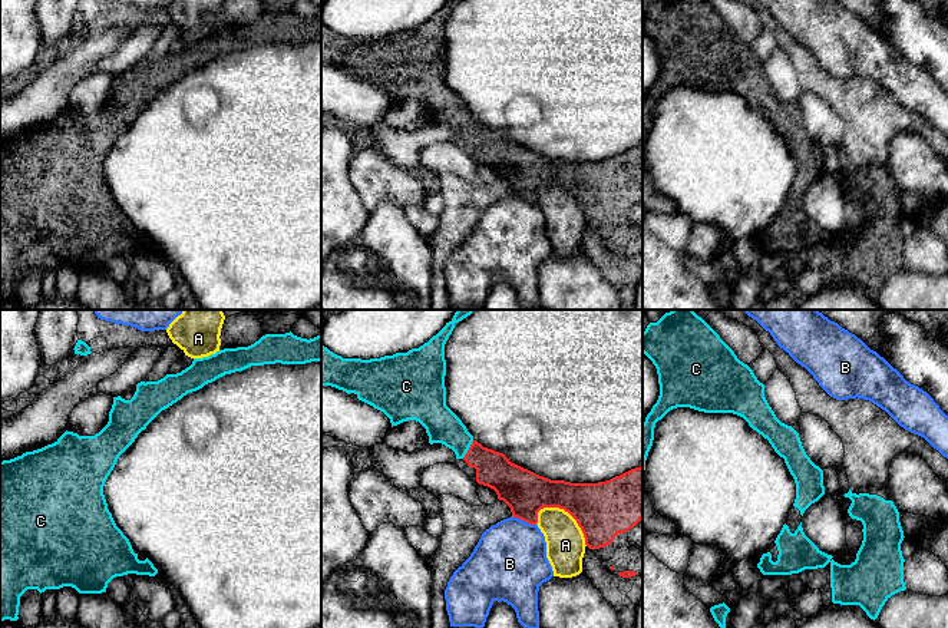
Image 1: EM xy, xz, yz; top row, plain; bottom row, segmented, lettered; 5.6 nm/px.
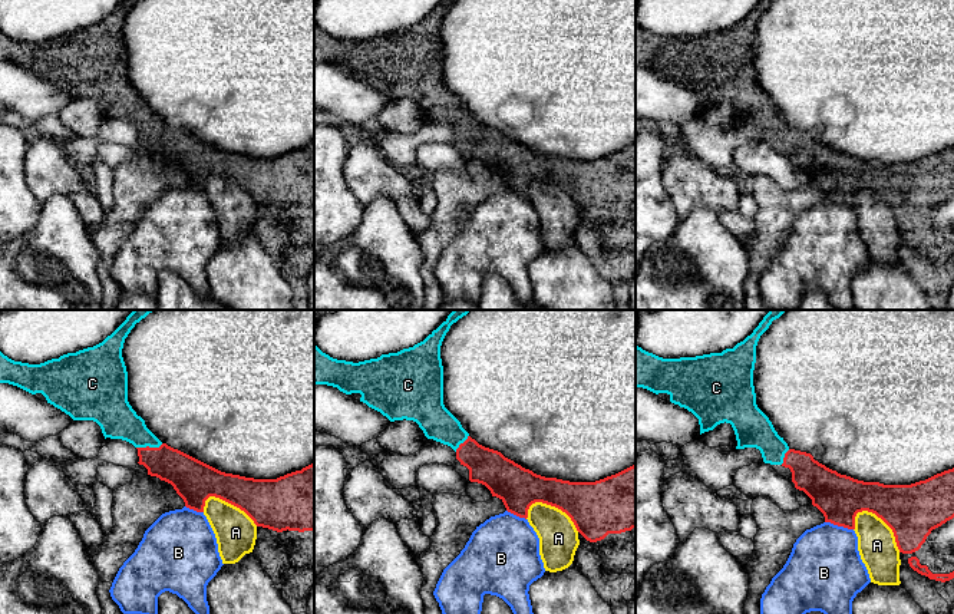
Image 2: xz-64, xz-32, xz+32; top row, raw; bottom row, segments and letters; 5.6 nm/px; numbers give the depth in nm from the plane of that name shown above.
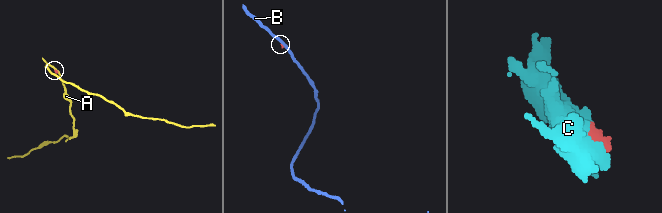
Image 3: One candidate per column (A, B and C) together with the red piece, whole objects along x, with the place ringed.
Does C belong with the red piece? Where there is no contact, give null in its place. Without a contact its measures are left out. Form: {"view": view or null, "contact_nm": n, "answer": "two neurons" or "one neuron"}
{"view": "xz", "contact_nm": 120, "answer": "one neuron"}

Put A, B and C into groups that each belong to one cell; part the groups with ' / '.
A / B / C

